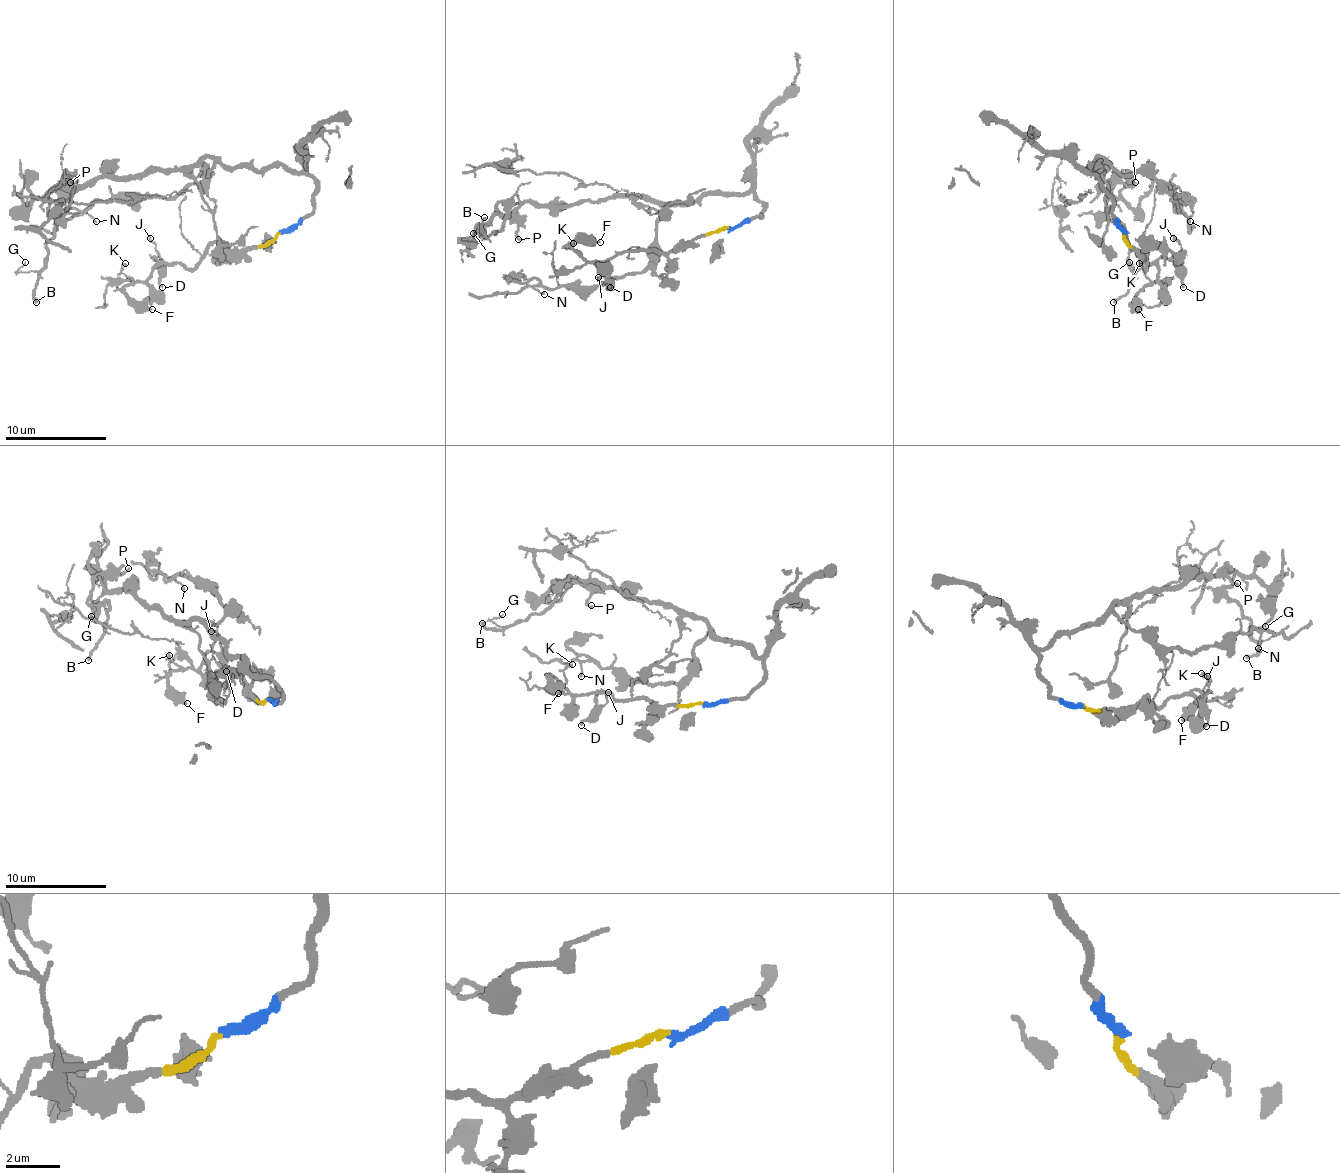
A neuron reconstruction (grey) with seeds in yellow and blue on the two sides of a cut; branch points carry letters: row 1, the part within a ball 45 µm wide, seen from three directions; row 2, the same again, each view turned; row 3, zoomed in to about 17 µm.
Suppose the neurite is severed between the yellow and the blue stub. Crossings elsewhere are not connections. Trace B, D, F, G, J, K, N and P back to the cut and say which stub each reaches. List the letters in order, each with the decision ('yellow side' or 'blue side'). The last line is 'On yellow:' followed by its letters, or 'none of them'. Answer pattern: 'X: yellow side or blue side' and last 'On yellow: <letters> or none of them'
B: blue side
D: yellow side
F: yellow side
G: blue side
J: yellow side
K: yellow side
N: blue side
P: blue side
On yellow: D, F, J, K

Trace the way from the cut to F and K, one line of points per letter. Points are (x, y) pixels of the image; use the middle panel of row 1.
F: (727, 227), (659, 252), (641, 250), (615, 252), (608, 260), (595, 263), (572, 247), (580, 242), (600, 242)
K: (727, 227), (659, 252), (641, 250), (615, 252), (595, 263), (580, 255), (570, 245), (572, 242)

